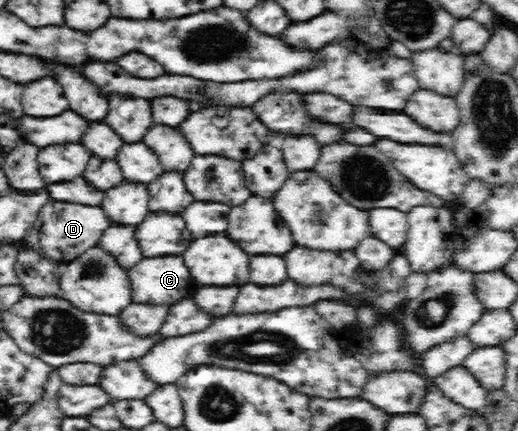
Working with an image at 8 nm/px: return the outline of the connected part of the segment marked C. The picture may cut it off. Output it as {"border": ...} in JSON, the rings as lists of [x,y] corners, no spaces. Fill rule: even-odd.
{"border":[[[182,255],[143,257],[135,266],[129,268],[131,273],[133,303],[175,305],[184,299],[194,299],[201,288],[185,264]]]}

